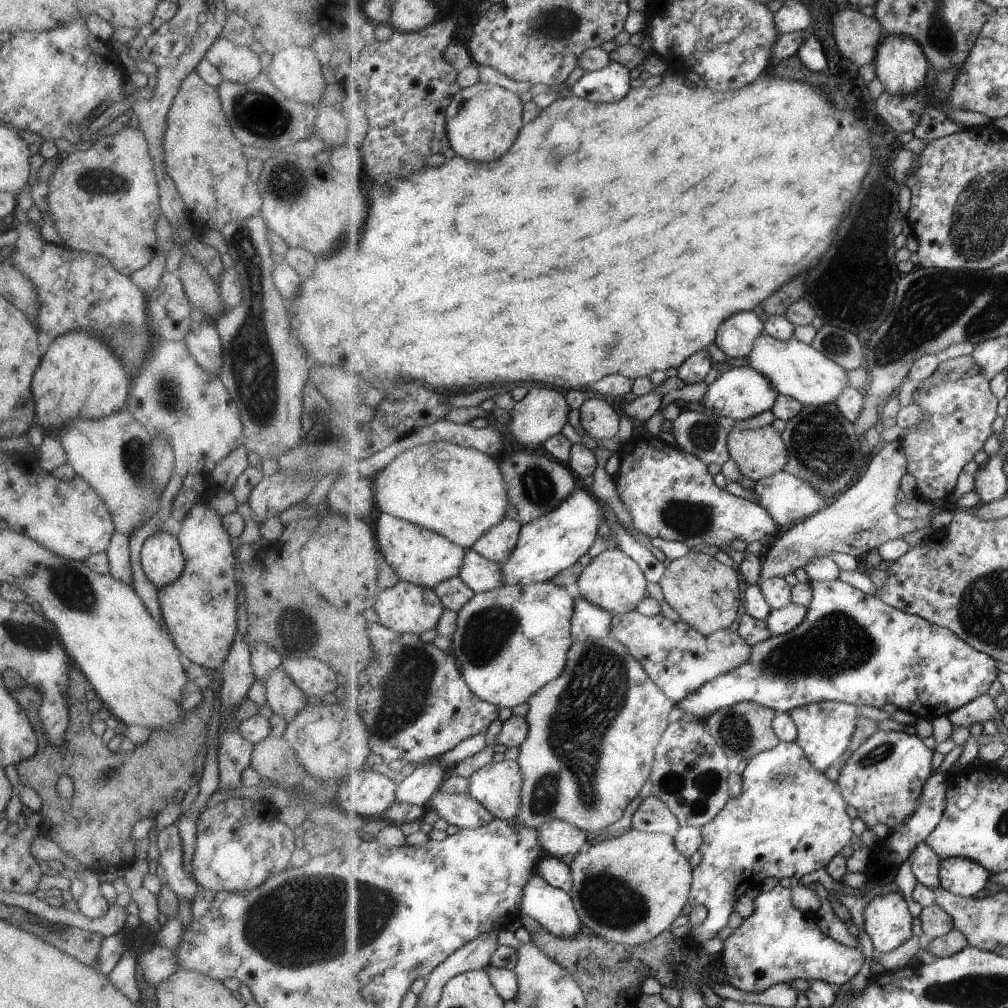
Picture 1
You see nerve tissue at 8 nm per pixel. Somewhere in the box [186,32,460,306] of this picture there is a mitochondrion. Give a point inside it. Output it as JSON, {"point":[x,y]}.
{"point":[260,115]}

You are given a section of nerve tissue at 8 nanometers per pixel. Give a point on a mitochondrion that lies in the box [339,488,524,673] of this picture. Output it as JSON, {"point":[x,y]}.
{"point":[486,633]}

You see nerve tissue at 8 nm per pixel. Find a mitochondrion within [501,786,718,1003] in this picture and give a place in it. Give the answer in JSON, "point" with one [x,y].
{"point":[609,901]}

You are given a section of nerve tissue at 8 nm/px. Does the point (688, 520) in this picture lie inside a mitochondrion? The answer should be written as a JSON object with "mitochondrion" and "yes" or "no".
{"mitochondrion":"yes"}

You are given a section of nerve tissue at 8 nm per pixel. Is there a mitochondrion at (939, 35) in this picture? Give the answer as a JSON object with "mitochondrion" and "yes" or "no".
{"mitochondrion":"yes"}

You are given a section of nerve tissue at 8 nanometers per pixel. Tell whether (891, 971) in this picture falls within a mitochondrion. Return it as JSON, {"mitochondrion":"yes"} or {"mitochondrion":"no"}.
{"mitochondrion":"no"}

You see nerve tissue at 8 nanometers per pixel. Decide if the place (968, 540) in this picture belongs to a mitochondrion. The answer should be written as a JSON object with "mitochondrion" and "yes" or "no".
{"mitochondrion":"no"}

